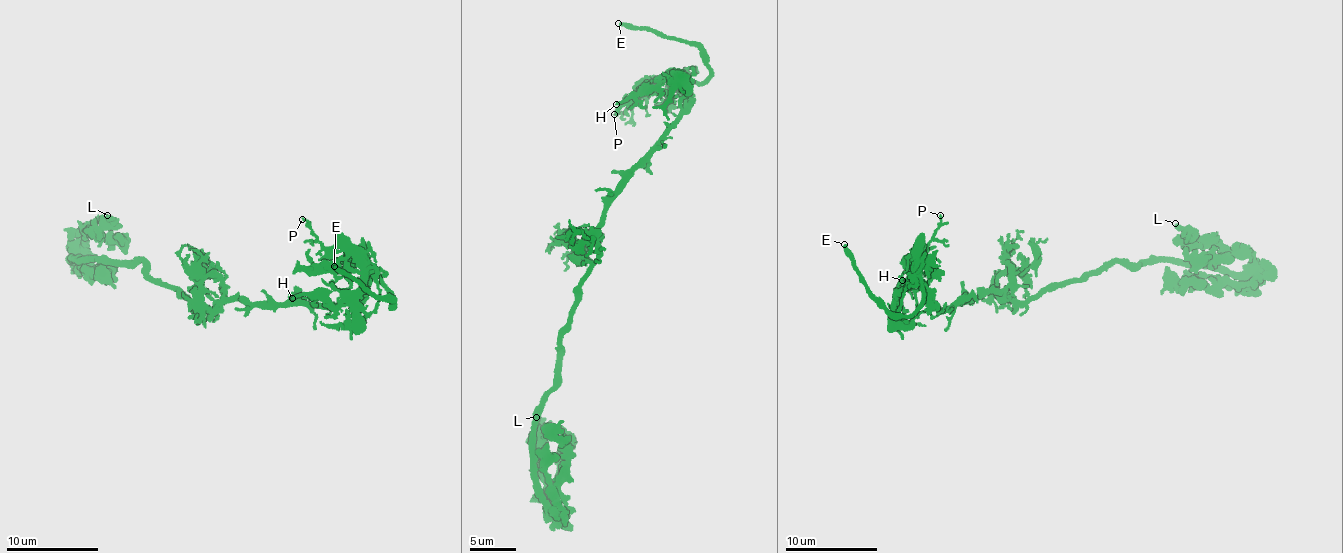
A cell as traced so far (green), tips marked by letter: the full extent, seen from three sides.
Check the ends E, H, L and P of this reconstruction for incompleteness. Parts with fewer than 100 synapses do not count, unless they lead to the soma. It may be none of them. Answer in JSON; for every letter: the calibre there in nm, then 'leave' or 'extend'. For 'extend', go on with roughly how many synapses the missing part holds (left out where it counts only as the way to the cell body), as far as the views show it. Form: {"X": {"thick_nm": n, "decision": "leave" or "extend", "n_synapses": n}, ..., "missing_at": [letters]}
{"E": {"thick_nm": 320, "decision": "extend"}, "H": {"thick_nm": 200, "decision": "leave"}, "L": {"thick_nm": 420, "decision": "leave"}, "P": {"thick_nm": 140, "decision": "leave"}, "missing_at": ["E"]}

